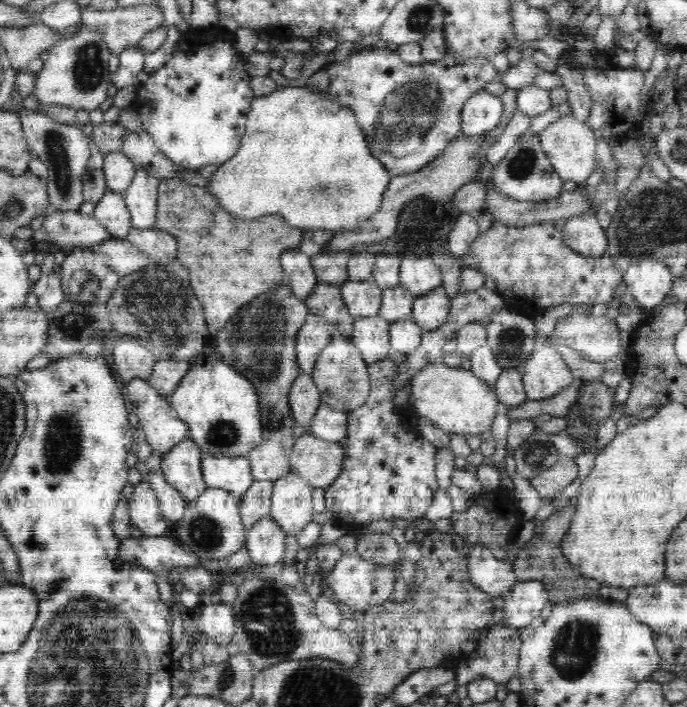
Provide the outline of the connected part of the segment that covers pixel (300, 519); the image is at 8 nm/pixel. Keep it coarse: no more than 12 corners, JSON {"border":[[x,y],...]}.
{"border":[[296,473],[273,481],[269,516],[287,535],[312,521],[312,487]]}

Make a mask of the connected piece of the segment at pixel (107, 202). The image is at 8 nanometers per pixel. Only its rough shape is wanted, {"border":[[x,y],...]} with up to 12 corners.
{"border":[[106,191],[93,215],[116,239],[133,227],[124,194]]}

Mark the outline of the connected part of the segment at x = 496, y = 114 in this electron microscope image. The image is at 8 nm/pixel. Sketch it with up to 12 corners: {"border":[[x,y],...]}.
{"border":[[482,89],[464,103],[461,132],[500,124],[502,99]]}

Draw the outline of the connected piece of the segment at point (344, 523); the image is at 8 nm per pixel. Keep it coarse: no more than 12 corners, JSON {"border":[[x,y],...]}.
{"border":[[368,363],[325,488],[344,530],[425,518],[437,446],[404,429],[397,363]]}

